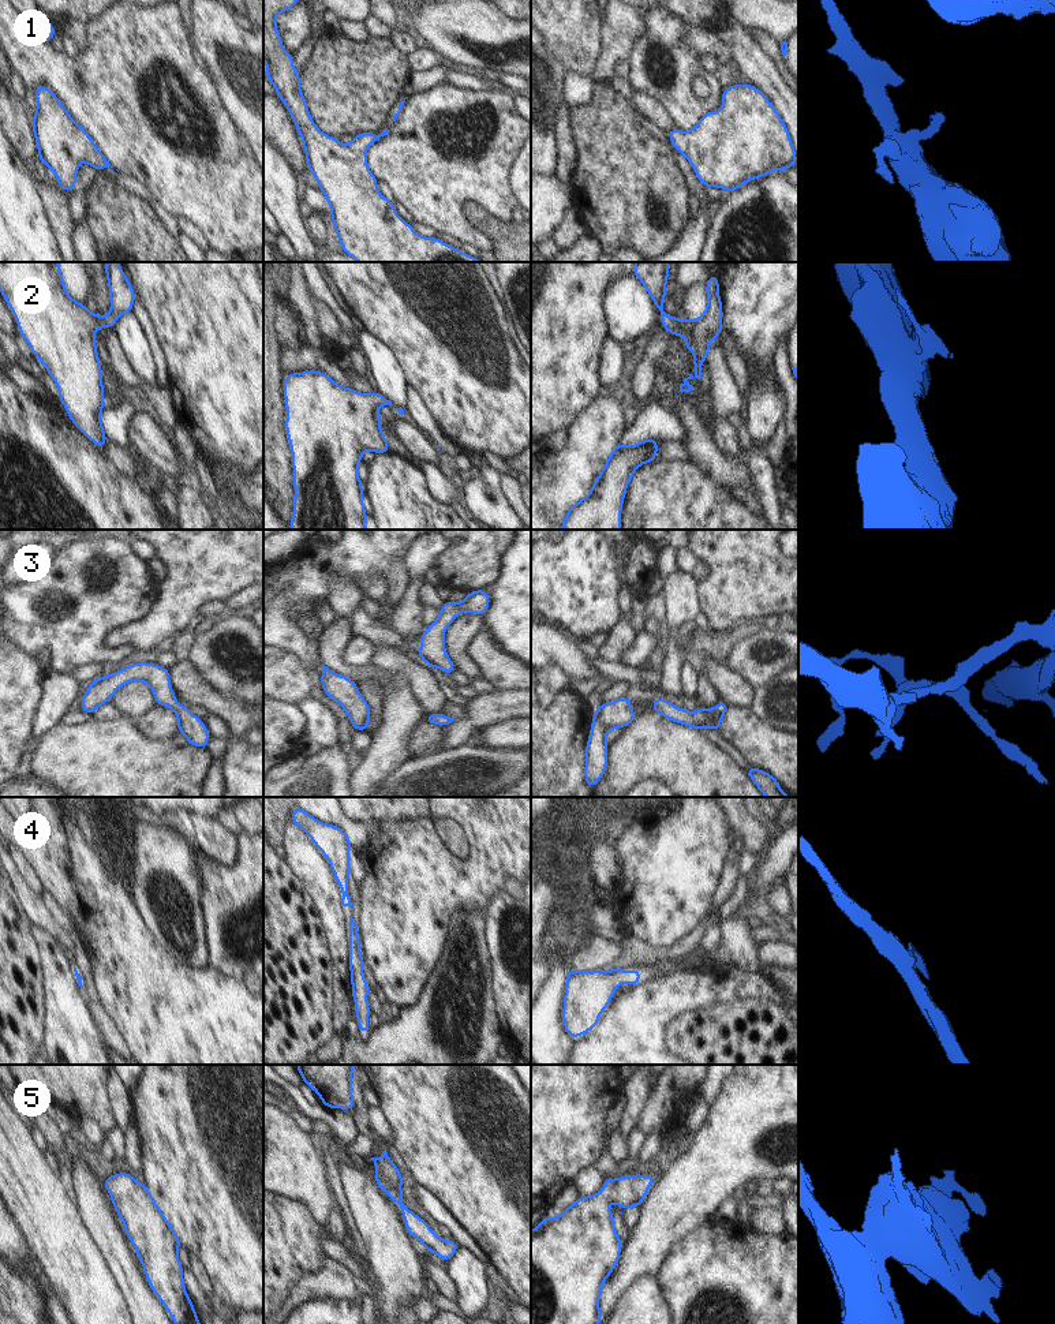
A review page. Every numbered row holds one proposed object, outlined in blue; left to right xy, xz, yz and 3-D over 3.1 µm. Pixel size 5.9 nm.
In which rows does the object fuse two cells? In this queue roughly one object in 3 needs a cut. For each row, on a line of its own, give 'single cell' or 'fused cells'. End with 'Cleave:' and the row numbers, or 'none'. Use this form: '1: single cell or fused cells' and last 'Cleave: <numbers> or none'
1: single cell
2: single cell
3: single cell
4: single cell
5: single cell
Cleave: none

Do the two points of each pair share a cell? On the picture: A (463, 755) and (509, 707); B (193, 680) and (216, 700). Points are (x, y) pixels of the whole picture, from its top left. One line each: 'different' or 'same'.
A: different
B: same

